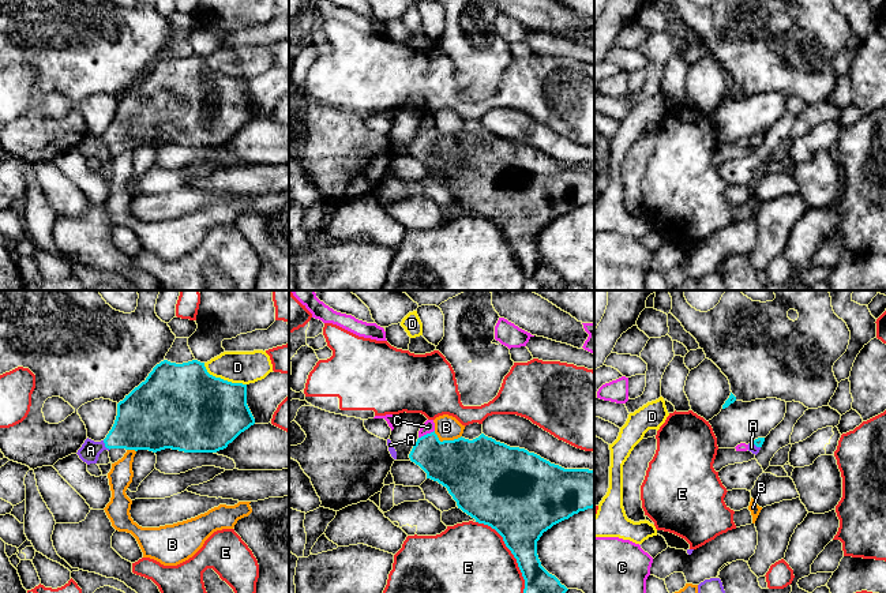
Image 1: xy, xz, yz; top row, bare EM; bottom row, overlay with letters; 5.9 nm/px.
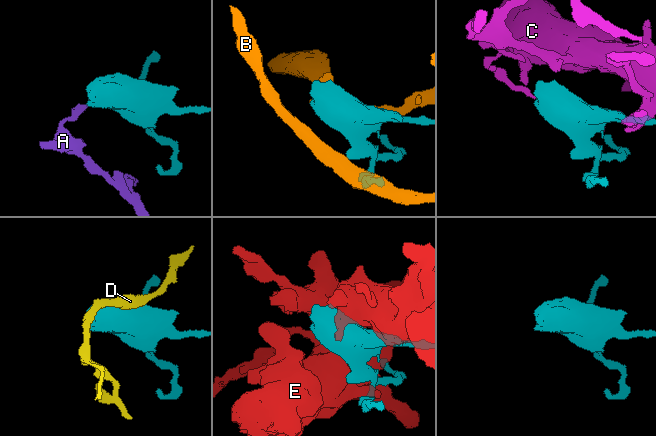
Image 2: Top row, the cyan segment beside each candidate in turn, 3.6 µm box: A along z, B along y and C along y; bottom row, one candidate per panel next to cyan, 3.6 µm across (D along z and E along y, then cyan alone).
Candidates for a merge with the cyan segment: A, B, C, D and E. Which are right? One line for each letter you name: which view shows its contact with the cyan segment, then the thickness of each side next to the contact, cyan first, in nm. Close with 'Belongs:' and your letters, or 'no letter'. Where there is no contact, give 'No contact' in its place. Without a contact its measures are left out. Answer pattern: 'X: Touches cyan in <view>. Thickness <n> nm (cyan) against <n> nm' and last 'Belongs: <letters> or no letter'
A: Touches cyan in xy. Thickness 300 nm (cyan) against 120 nm
Belongs: A

